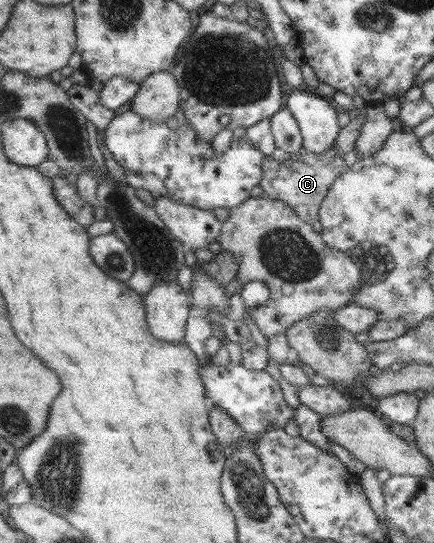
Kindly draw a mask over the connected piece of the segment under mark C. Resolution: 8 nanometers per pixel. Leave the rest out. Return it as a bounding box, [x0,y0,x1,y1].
[260,147,349,223]

